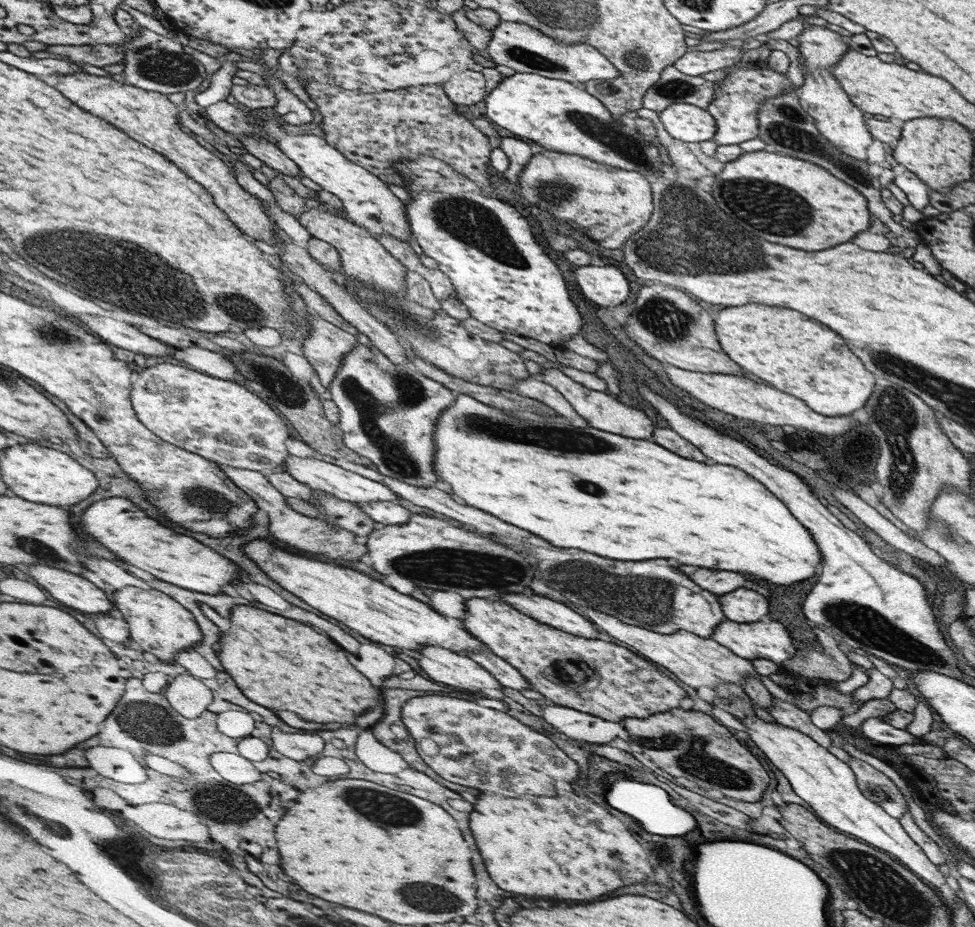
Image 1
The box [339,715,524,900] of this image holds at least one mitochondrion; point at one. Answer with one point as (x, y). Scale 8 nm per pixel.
(422, 816)

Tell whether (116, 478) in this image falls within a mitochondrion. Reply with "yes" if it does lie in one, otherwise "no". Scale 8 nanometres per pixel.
no

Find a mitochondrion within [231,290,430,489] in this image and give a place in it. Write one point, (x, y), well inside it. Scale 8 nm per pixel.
(287, 391)

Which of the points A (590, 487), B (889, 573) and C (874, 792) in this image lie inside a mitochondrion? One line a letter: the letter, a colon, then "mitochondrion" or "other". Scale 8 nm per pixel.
A: mitochondrion
B: other
C: other

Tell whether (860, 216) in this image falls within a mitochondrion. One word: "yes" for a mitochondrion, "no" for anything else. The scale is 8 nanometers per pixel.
no

